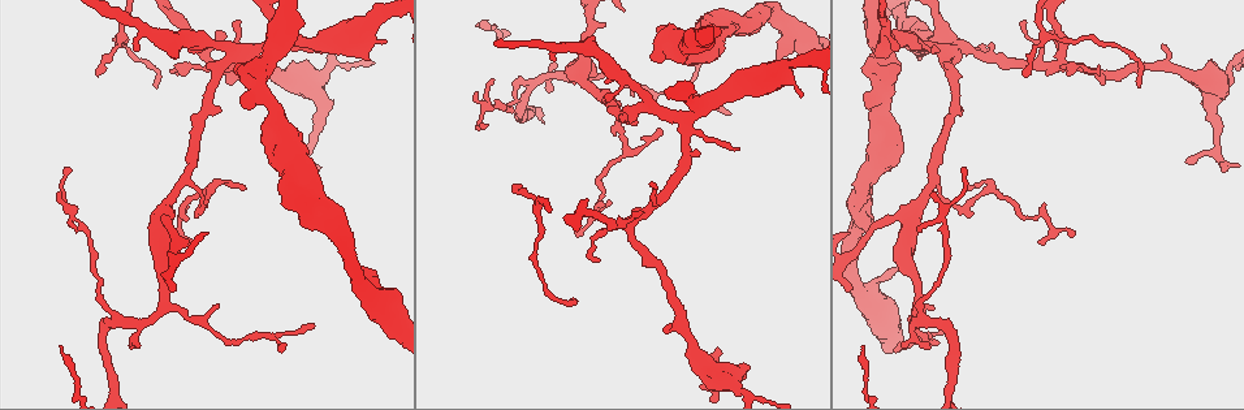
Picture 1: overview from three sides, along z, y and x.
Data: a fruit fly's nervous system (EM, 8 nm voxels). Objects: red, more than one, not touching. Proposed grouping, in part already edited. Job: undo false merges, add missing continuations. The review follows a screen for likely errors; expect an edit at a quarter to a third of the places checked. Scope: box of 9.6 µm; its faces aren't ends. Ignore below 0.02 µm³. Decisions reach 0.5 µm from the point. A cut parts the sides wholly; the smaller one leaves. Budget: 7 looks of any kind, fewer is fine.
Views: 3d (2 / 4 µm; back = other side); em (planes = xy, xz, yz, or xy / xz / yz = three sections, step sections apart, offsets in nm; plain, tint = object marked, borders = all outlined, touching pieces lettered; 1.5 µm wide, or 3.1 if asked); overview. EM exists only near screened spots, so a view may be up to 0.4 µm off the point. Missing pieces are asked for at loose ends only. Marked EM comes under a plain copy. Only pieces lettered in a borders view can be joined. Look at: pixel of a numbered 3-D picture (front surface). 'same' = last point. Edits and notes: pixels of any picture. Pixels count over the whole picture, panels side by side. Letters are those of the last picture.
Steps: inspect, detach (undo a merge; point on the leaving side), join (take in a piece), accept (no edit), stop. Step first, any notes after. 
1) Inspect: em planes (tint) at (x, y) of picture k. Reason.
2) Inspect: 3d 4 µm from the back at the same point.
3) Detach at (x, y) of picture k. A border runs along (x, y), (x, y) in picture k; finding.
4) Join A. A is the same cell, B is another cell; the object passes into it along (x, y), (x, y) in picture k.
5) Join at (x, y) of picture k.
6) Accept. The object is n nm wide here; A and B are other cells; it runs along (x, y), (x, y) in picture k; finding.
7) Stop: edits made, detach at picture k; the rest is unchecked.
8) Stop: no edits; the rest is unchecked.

Inspect: em planes (tint) at (182, 180) of picture 1. Three-way junction.

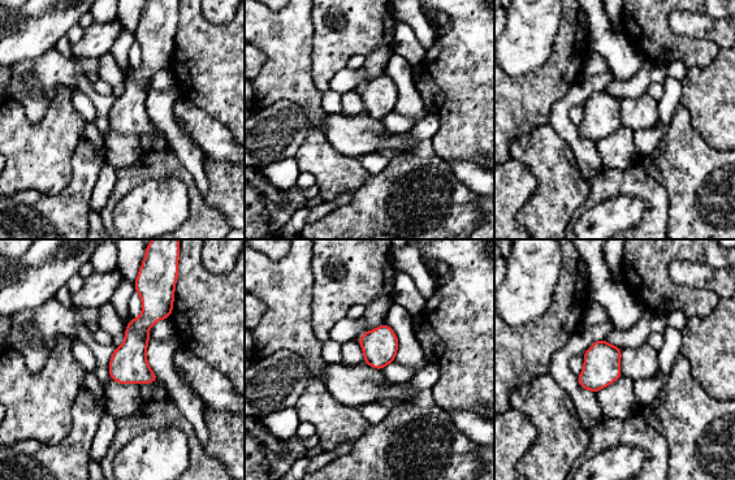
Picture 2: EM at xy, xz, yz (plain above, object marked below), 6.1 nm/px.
Inspect: em planes (borders) at the same point.

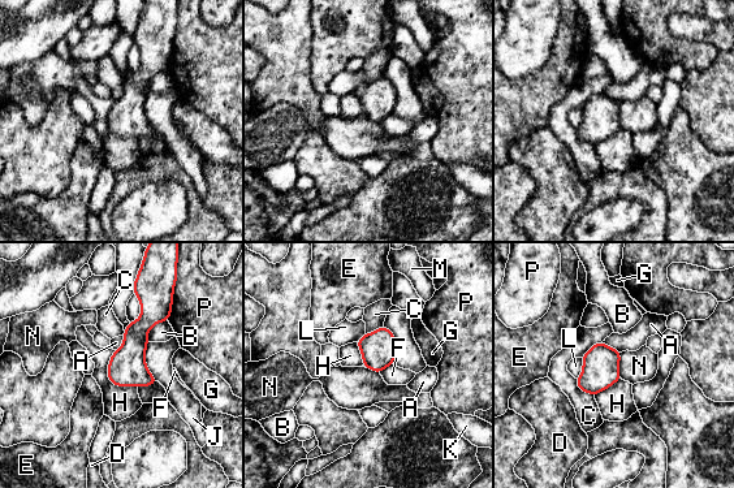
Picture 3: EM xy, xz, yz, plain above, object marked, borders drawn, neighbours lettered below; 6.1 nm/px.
Accept. A, B, C, D, E, F, G, H, J, K, L, M, N and P are other cells; a border runs along (113, 350), (108, 379), (137, 388) in picture 3; continuous, no second neuron.

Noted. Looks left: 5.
Inspect: 3d 4 µm at (953, 338) of picture 1. Sharp bend.

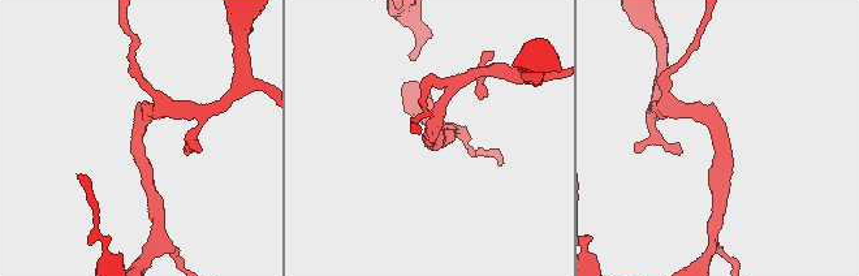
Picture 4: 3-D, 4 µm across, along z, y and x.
Inspect: em planes (tint) at (138, 132) of picture 4. The arms are 200, 200 nm wide.

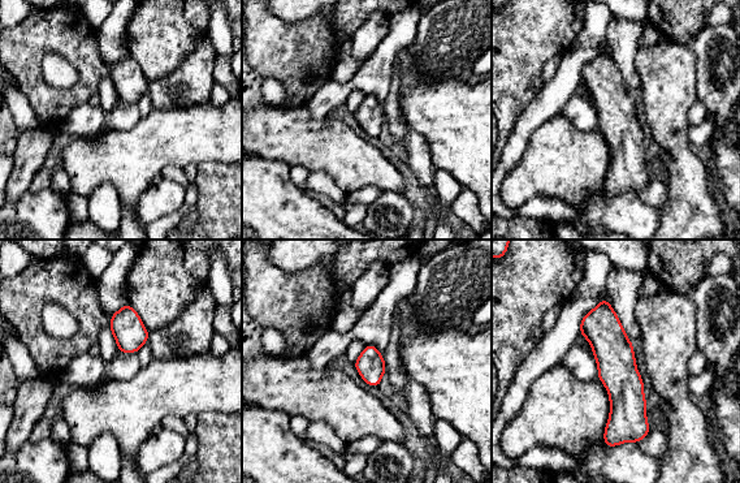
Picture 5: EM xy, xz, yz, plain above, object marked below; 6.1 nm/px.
Inspect: em planes (borders) at the same point. See the neighbours.

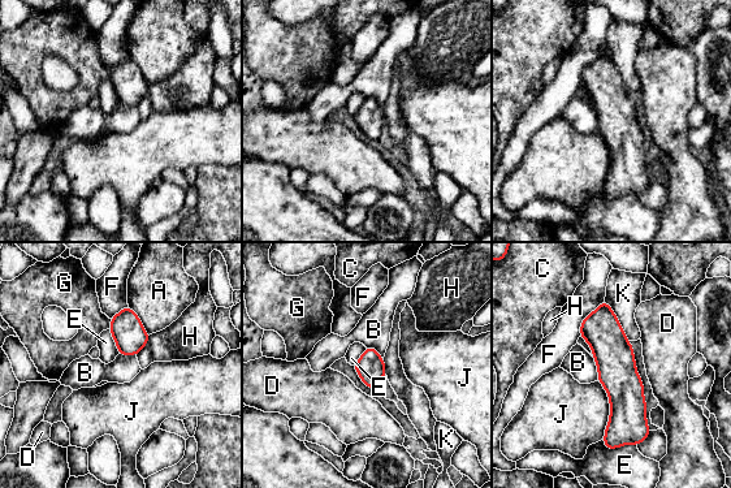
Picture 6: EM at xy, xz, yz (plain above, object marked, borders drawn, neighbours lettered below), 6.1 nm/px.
Accept. A, B, C, D, E, F, G, H, J and K are other cells; a border runs along (593, 358), (597, 366), (598, 380) in picture 6; all the same neuron.

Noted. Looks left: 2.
Inspect: em xz step 8 (borders) at (800, 97) of picture 1. Free end.

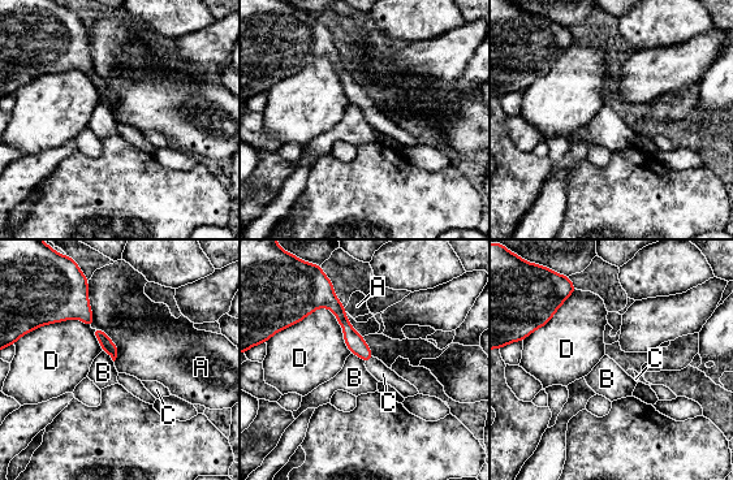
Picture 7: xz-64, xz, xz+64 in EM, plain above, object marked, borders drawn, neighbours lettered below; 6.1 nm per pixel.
Join C. C is the same cell, A, B and D are other cells; the object passes into it along (356, 344), (369, 359), (375, 367) in picture 7; it goes on there.

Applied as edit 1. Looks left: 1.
Stop: edits made, join at picture 7; the rest is unchecked.

